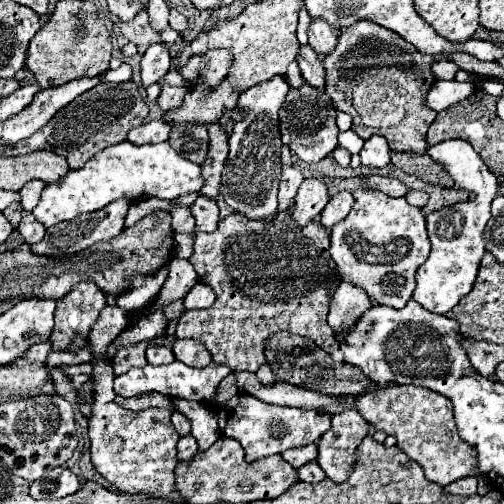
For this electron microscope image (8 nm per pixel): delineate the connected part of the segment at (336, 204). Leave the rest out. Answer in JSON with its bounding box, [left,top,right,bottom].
[320,190,352,230]

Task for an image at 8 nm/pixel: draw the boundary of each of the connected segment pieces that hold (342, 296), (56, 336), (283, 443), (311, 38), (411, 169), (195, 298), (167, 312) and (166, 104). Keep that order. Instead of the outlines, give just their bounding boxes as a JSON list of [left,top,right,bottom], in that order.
[[328,282,370,330],[50,282,104,350],[216,394,330,462],[308,18,338,56],[392,152,446,186],[184,282,216,310],[164,300,184,322],[158,84,186,112]]

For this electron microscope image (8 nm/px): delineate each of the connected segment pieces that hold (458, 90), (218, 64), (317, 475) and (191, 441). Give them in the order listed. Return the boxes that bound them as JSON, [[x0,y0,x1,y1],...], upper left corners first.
[[426,80,474,112],[180,48,232,88],[298,462,326,482],[176,434,198,462]]

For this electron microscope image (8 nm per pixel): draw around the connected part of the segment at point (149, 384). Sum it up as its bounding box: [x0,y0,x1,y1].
[114,360,230,402]

